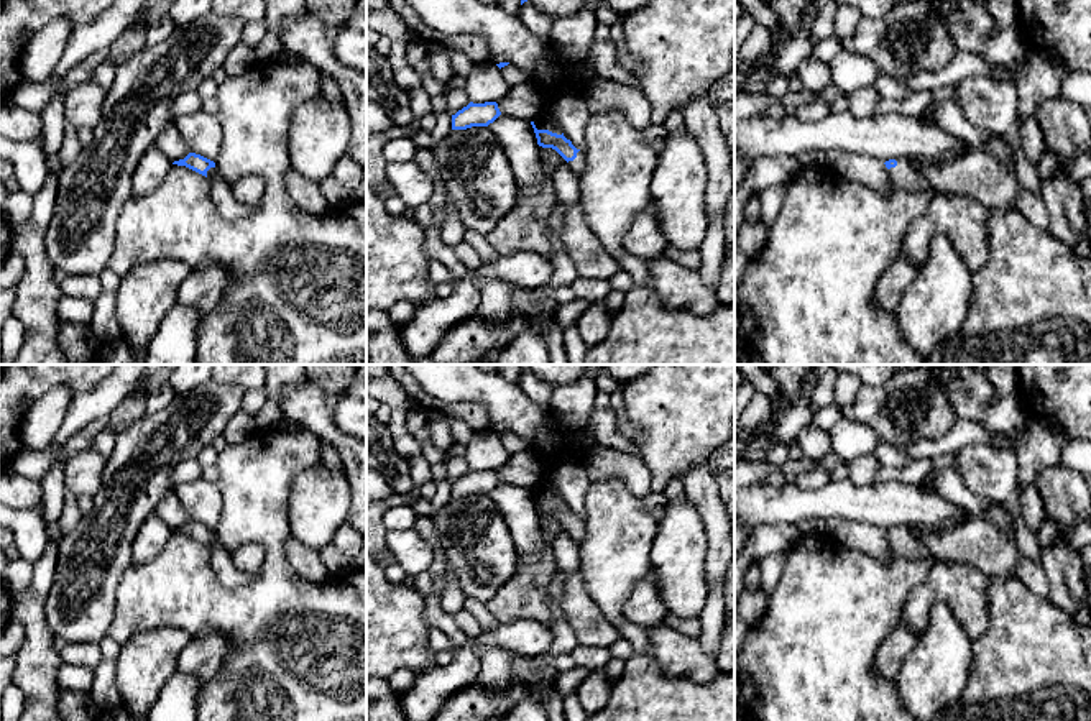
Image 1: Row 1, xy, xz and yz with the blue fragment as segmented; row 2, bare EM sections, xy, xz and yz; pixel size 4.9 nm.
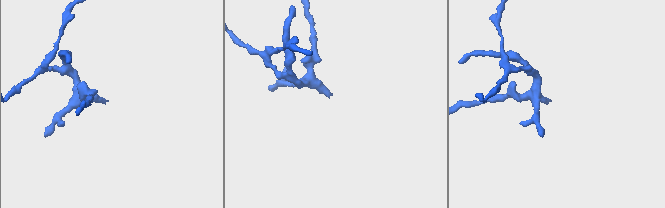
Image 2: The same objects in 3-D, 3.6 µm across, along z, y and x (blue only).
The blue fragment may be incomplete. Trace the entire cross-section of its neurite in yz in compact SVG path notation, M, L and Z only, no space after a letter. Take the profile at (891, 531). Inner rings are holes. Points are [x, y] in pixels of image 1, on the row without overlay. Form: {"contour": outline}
{"contour": "M907 526L889 527L884 530L887 535L887 542L892 552L895 552L902 558L915 560L915 558L932 558L935 563L937 560L922 545L910 532Z"}

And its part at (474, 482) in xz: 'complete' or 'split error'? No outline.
complete

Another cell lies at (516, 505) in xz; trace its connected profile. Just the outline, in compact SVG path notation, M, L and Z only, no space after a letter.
M499 483L488 498L496 504L519 553L537 557L544 550L539 512L531 489Z

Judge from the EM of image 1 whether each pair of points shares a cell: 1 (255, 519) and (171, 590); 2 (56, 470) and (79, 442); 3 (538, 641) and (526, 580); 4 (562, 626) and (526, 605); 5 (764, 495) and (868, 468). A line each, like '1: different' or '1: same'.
1: same
2: different
3: different
4: different
5: different

